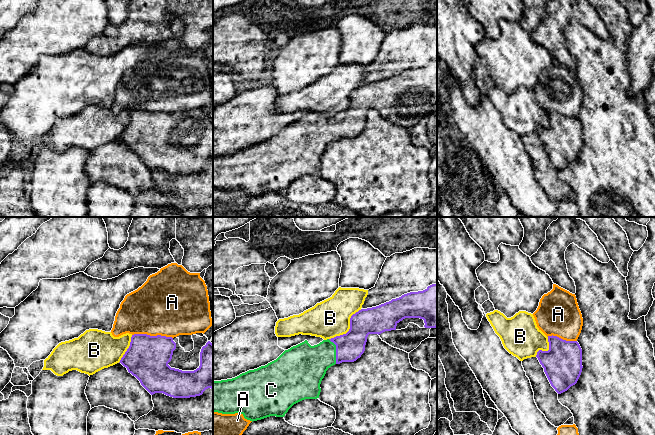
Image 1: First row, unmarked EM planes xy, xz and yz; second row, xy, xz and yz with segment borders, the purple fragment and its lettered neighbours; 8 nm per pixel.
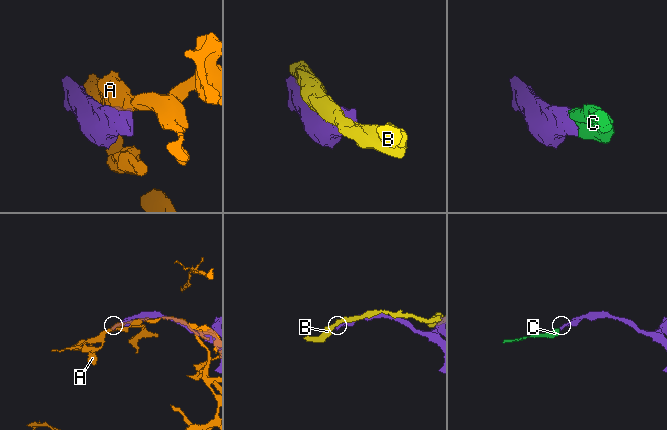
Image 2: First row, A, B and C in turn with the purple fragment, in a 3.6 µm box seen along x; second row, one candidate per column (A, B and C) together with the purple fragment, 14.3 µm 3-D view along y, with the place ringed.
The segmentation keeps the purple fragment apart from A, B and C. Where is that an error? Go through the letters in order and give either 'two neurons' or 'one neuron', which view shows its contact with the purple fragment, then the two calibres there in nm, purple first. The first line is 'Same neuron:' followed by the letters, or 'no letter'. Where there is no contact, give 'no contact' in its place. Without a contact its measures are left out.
Same neuron: C
A: two neurons | xy | 340/460 nm
B: two neurons | xz | 220/300 nm
C: one neuron | xz | 220/300 nm

